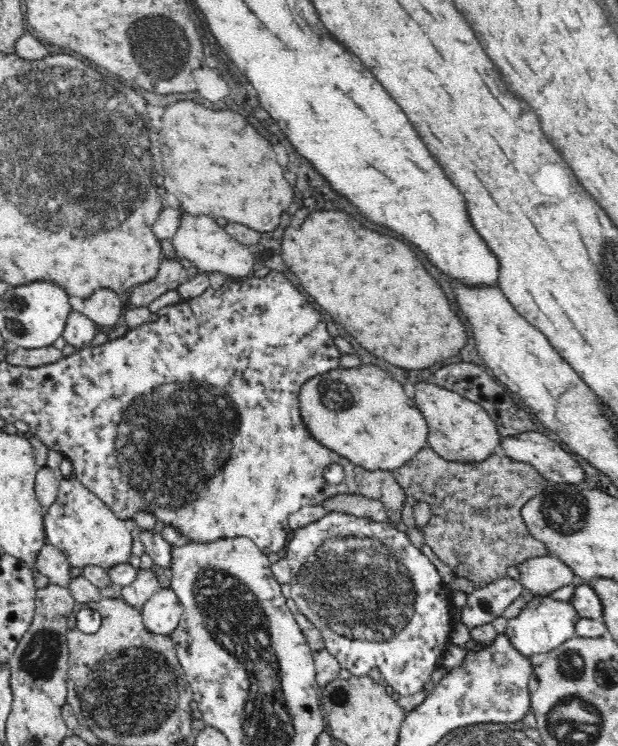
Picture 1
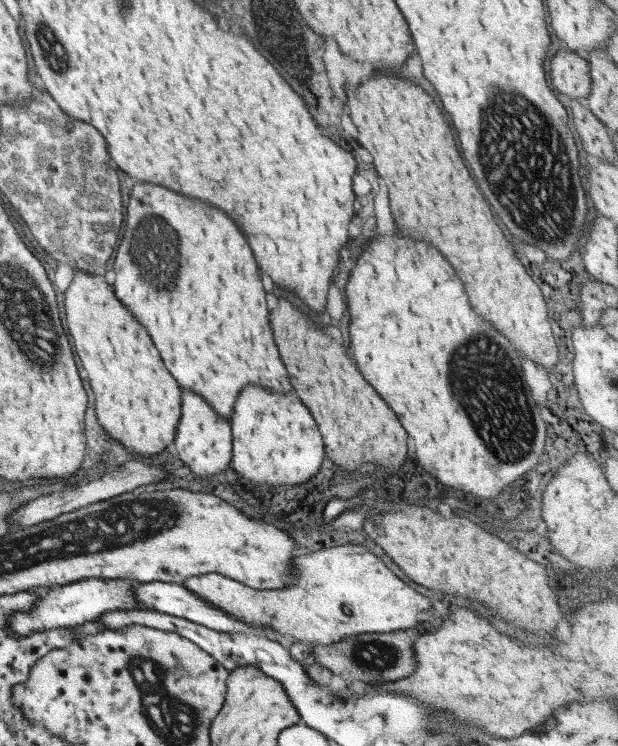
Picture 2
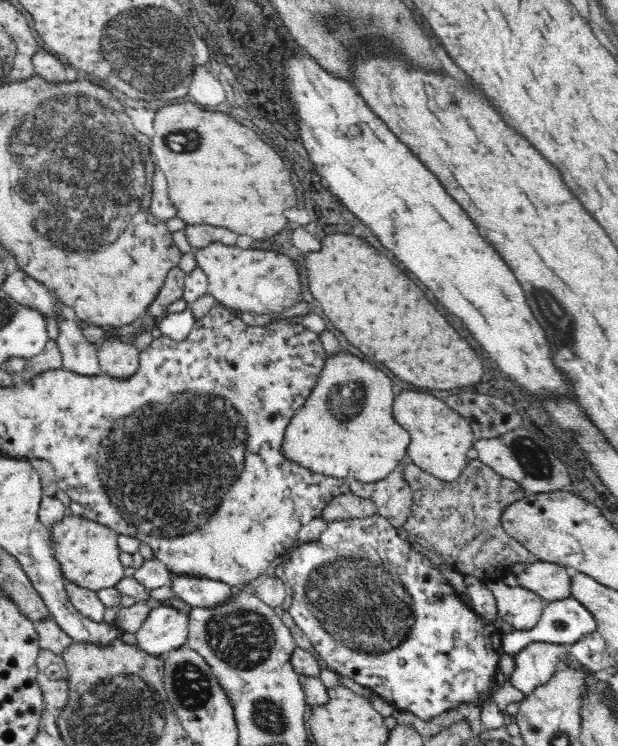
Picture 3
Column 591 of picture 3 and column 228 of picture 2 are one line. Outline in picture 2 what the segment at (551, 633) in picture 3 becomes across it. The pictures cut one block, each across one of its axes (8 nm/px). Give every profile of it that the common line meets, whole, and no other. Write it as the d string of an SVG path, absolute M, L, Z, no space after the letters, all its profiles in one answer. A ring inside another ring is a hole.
M134 582L133 592L135 592L134 597L140 601L140 605L144 607L144 610L158 611L161 613L170 614L172 616L185 618L190 622L195 622L206 628L216 630L218 632L240 632L242 633L252 633L254 627L244 623L244 621L238 621L234 615L222 611L220 607L212 605L212 603L202 599L200 595L196 595L195 592L191 592L188 587L183 584L169 583L169 582L148 582L148 583L136 583Z

